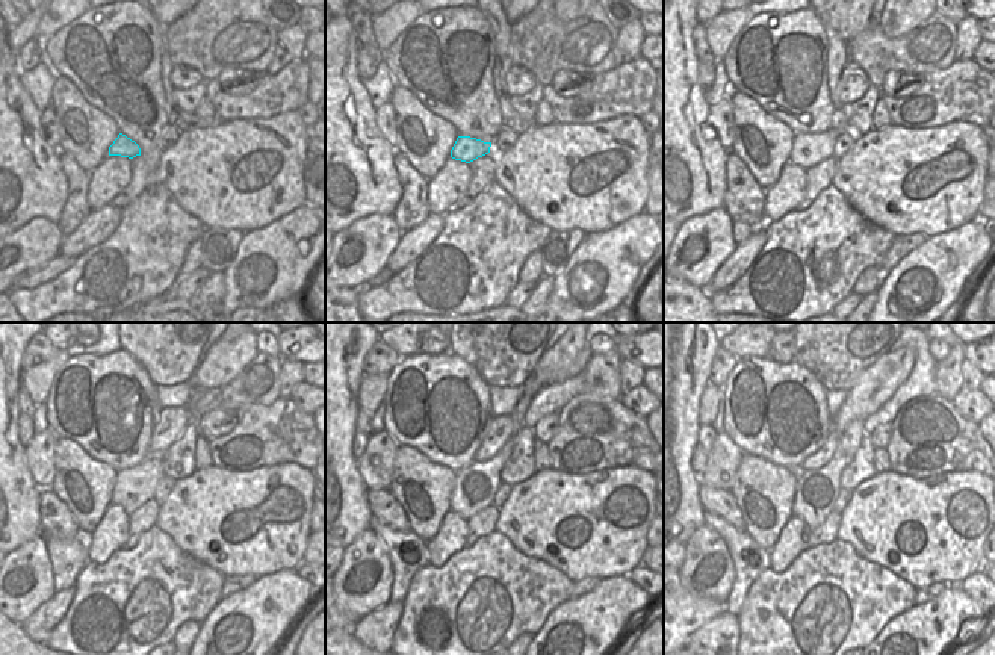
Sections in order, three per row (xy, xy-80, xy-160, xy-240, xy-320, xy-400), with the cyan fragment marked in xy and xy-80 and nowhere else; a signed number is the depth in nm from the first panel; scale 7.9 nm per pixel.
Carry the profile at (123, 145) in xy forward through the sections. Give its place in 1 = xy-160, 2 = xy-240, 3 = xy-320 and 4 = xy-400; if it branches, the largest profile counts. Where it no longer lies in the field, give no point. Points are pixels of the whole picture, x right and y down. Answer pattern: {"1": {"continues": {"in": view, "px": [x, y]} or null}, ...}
{"1": {"continues": {"in": "xy-160", "px": [808, 150]}}, "2": {"continues": {"in": "xy-240", "px": [133, 487]}}, "3": {"continues": {"in": "xy-320", "px": [477, 484]}}, "4": {"continues": {"in": "xy-400", "px": [815, 492]}}}

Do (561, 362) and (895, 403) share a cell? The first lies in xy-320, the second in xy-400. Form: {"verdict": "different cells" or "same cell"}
{"verdict": "different cells"}

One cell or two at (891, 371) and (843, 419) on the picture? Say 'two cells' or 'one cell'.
one cell

